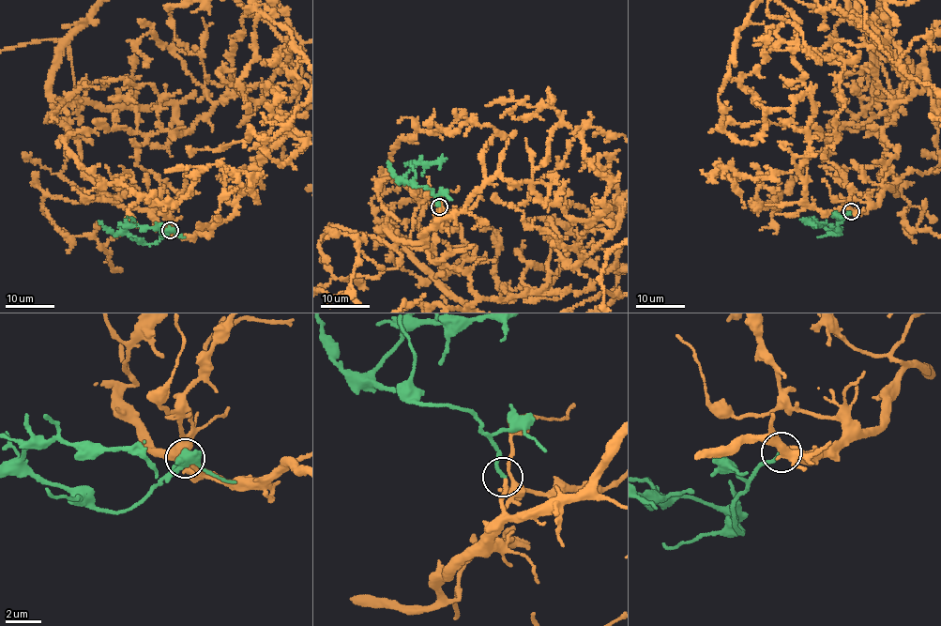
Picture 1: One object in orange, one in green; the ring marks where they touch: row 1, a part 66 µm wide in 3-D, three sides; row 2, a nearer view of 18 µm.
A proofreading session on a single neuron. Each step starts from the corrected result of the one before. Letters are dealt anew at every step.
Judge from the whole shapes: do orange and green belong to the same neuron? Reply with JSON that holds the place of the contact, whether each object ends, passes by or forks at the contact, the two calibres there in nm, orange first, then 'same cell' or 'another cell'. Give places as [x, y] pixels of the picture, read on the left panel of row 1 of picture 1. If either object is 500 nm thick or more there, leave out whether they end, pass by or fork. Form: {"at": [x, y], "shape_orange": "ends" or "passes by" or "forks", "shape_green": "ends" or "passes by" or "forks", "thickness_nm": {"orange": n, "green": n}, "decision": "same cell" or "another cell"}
{"at": [170, 230], "shape_orange": "ends", "shape_green": "ends", "thickness_nm": {"orange": 200, "green": 190}, "decision": "same cell"}

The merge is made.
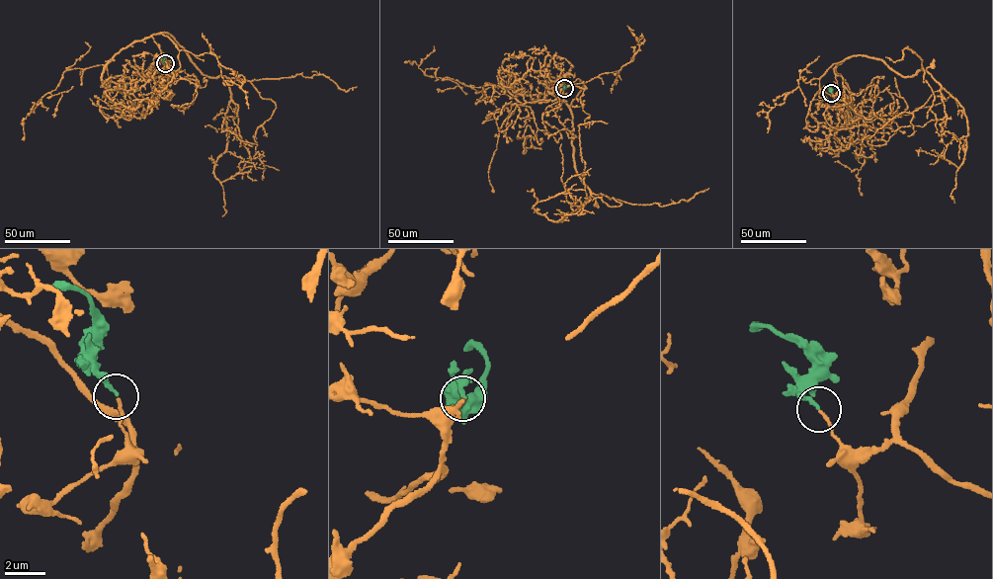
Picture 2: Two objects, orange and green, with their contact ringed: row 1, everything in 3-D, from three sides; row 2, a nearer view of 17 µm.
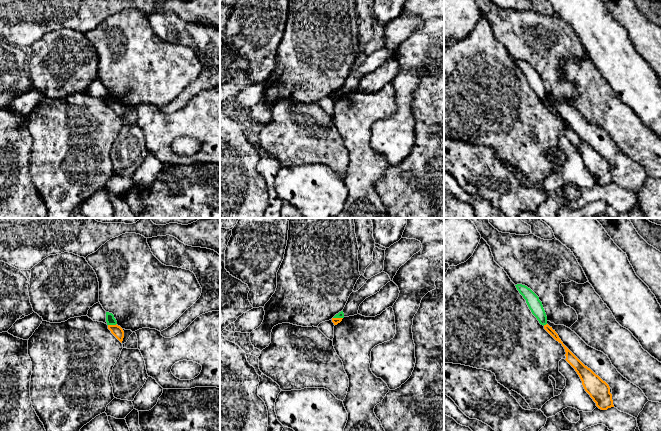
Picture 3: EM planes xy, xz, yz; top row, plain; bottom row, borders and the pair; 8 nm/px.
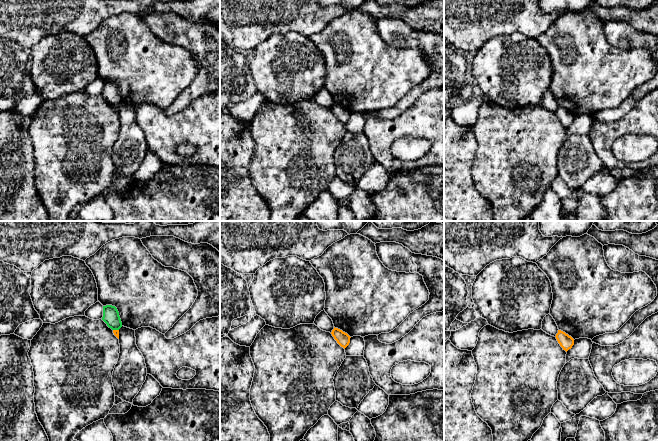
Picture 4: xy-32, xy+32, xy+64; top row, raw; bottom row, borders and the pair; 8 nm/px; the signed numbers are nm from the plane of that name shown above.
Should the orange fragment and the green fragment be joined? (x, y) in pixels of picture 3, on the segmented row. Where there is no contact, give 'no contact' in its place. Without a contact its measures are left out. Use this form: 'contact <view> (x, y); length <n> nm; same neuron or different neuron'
contact xy (112, 325); length 70 nm; different neuron

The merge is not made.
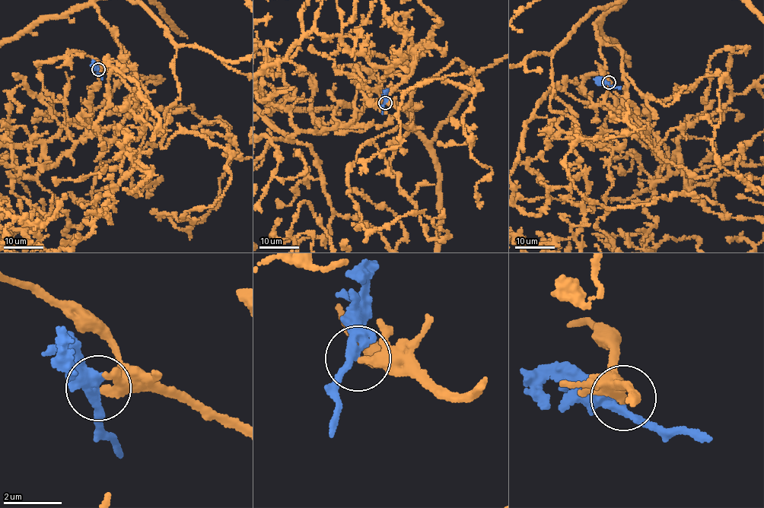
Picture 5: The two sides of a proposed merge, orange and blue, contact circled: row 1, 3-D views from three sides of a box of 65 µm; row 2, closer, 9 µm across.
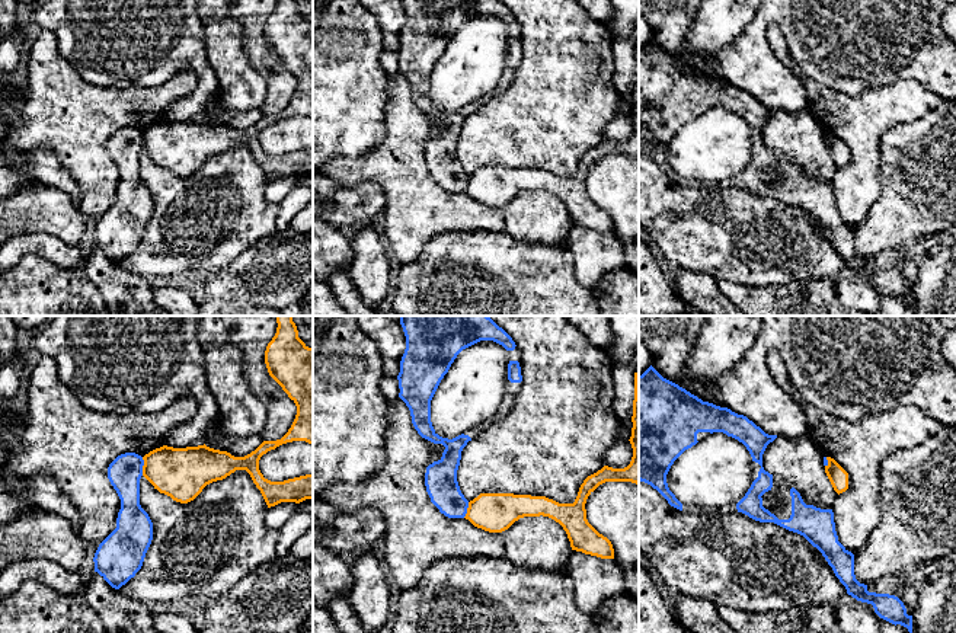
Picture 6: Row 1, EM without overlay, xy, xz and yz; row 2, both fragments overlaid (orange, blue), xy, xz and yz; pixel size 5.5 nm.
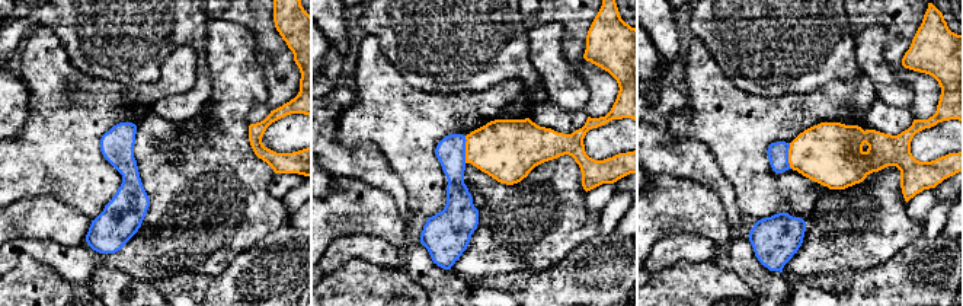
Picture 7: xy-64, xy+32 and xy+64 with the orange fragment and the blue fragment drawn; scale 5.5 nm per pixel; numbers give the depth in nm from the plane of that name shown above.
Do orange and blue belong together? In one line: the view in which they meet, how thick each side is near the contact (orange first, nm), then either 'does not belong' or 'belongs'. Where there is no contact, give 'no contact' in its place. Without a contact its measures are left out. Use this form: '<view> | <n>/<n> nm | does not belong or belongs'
xy | 280/190 nm | does not belong

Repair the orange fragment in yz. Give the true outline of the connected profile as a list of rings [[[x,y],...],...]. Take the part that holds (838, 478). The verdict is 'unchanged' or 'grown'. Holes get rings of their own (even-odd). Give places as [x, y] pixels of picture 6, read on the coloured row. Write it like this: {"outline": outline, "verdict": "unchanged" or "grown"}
{"outline": [[[826,457],[826,460],[825,473],[834,490],[840,495],[848,489],[848,473],[834,458]]], "verdict": "unchanged"}

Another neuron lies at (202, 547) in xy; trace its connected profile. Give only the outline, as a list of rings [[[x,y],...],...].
[[[246,470],[207,485],[191,502],[180,503],[160,493],[144,476],[140,505],[153,522],[153,540],[141,569],[118,591],[150,605],[189,595],[215,598],[256,566],[276,557],[279,530],[265,524],[268,505]]]

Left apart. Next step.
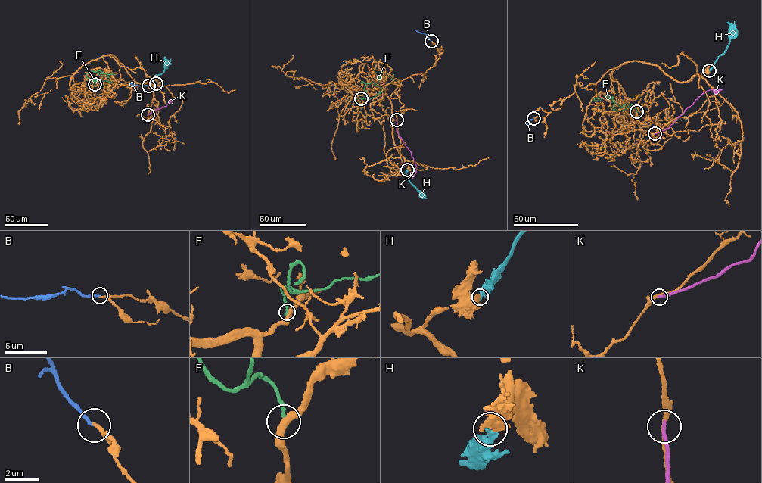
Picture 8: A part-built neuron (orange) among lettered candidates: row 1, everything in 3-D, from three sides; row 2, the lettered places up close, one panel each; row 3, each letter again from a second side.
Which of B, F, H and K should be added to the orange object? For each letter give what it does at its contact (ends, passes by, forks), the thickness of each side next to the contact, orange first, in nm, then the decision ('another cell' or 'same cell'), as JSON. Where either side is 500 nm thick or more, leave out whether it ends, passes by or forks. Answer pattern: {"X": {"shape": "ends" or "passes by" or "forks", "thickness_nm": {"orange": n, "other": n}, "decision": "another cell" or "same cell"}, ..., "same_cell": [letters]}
{"B": {"shape": "ends", "thickness_nm": {"orange": 200, "other": 180}, "decision": "another cell"}, "F": {"shape": "ends", "thickness_nm": {"orange": 400, "other": 240}, "decision": "another cell"}, "H": {"thickness_nm": {"orange": 550, "other": 400}, "decision": "same cell"}, "K": {"shape": "ends", "thickness_nm": {"orange": 240, "other": 240}, "decision": "another cell"}, "same_cell": ["H"]}

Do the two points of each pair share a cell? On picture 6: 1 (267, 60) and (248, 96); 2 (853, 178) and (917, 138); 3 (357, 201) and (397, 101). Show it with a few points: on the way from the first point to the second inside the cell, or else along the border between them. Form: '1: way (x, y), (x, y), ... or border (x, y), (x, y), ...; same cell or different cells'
1: border (243, 42), (249, 63), (265, 82), (261, 106); different cells
2: border (891, 128), (881, 141), (879, 194); different cells
3: border (331, 178), (374, 182), (383, 211); different cells

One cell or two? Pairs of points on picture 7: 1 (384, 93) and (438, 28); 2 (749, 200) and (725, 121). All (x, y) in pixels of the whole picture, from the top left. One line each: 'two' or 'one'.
1: two
2: one

